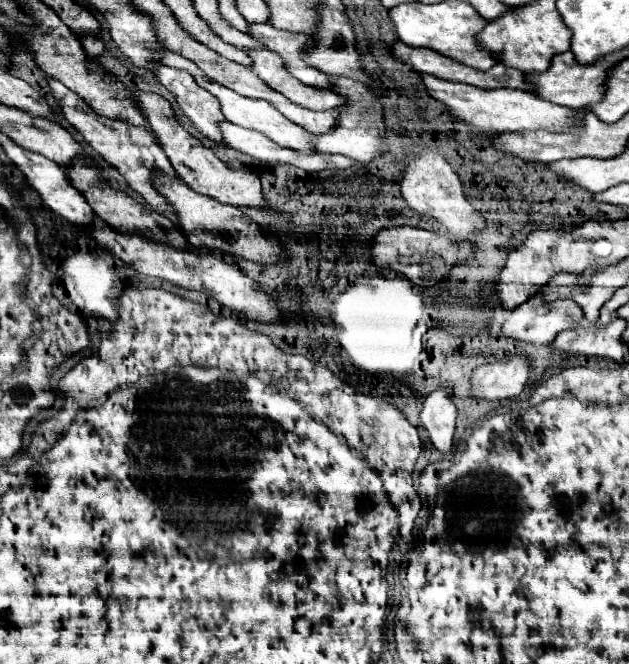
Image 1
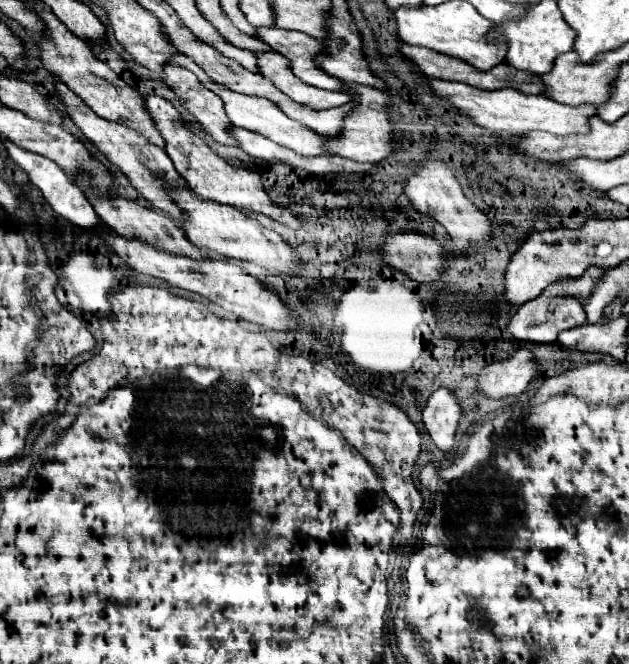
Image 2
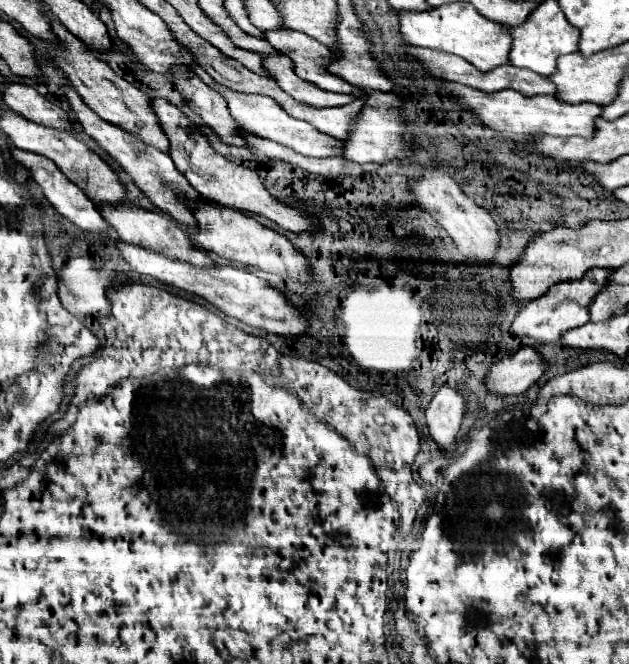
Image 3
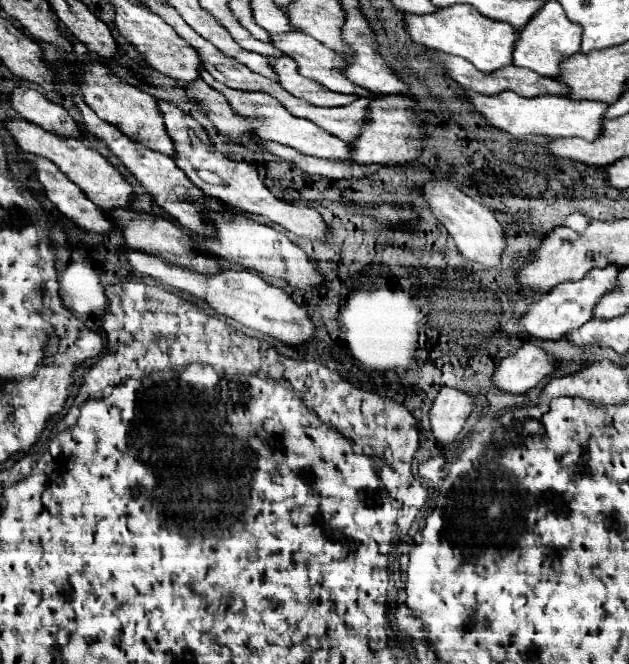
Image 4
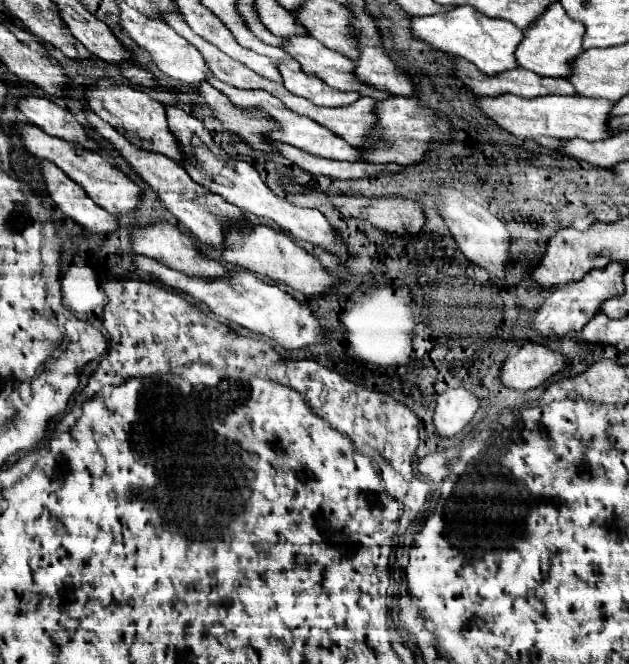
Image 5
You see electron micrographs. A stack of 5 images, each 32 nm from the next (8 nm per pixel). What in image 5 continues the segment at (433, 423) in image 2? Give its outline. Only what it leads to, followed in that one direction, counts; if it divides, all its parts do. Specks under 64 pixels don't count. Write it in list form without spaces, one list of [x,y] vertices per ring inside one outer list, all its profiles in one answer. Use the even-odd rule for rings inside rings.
[[[466,388],[446,390],[442,396],[438,396],[438,406],[434,412],[436,434],[454,438],[466,424],[470,424],[478,408],[480,400],[474,392]]]

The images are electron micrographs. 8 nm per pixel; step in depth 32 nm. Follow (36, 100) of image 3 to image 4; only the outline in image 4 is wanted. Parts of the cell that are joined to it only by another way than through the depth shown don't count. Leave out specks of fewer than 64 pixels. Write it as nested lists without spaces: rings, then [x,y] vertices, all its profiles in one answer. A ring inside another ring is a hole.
[[[14,88],[10,102],[12,102],[12,108],[20,112],[28,122],[42,126],[48,132],[62,134],[68,138],[82,136],[82,130],[76,124],[76,120],[62,106],[50,102],[46,96],[42,96],[36,90]]]

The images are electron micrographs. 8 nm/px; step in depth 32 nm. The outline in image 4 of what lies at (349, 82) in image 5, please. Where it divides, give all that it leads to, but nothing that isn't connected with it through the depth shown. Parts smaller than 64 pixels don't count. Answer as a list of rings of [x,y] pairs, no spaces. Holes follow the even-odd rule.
[[[290,32],[290,34],[278,34],[272,36],[274,38],[274,46],[280,48],[284,54],[288,54],[290,58],[294,58],[298,62],[300,74],[308,76],[316,82],[320,82],[322,86],[334,90],[334,92],[344,92],[344,94],[358,94],[358,96],[382,96],[382,94],[374,94],[366,88],[360,88],[358,84],[352,84],[346,76],[344,76],[344,68],[348,66],[348,60],[344,56],[340,56],[338,52],[332,52],[330,48],[324,48],[324,44],[320,44],[318,40],[314,40],[312,36],[304,34],[304,32]]]

